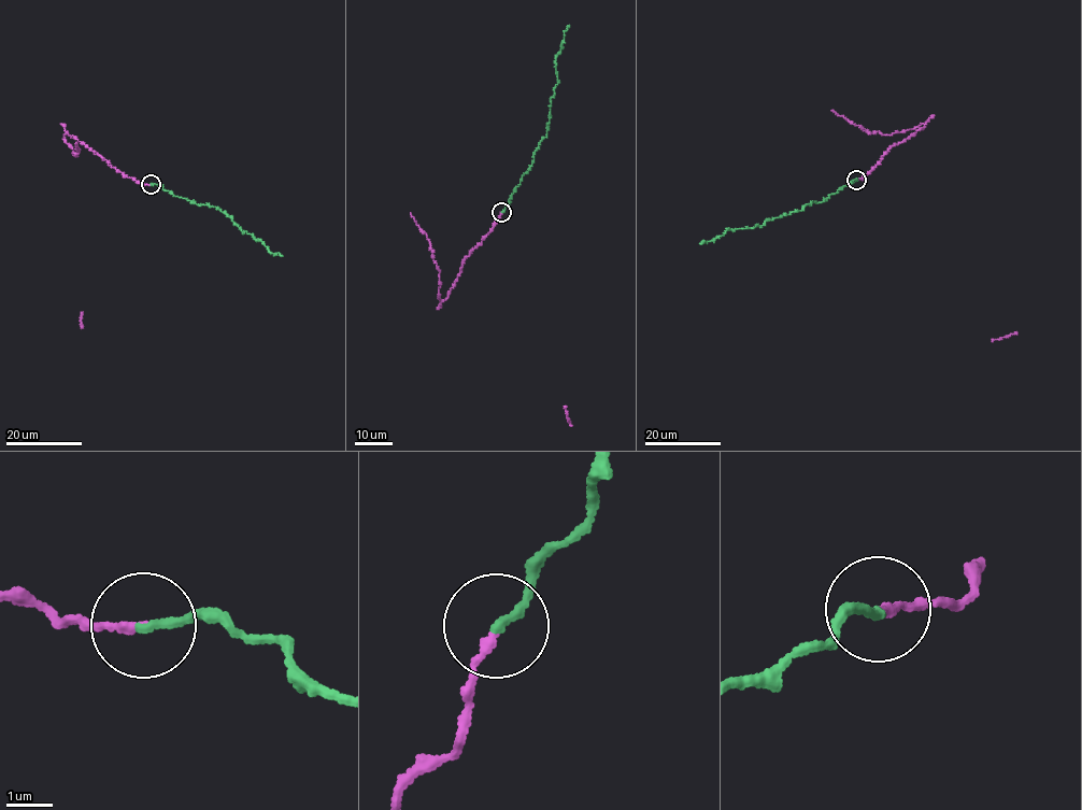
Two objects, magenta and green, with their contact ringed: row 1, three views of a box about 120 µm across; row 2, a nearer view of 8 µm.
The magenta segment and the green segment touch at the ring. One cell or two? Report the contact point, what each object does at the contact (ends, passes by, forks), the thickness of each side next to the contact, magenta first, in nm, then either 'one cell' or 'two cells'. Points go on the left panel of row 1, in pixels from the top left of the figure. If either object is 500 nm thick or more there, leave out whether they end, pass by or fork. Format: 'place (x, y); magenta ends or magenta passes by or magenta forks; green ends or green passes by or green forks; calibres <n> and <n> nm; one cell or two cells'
place (151, 184); magenta ends; green ends; calibres 160 and 190 nm; one cell

